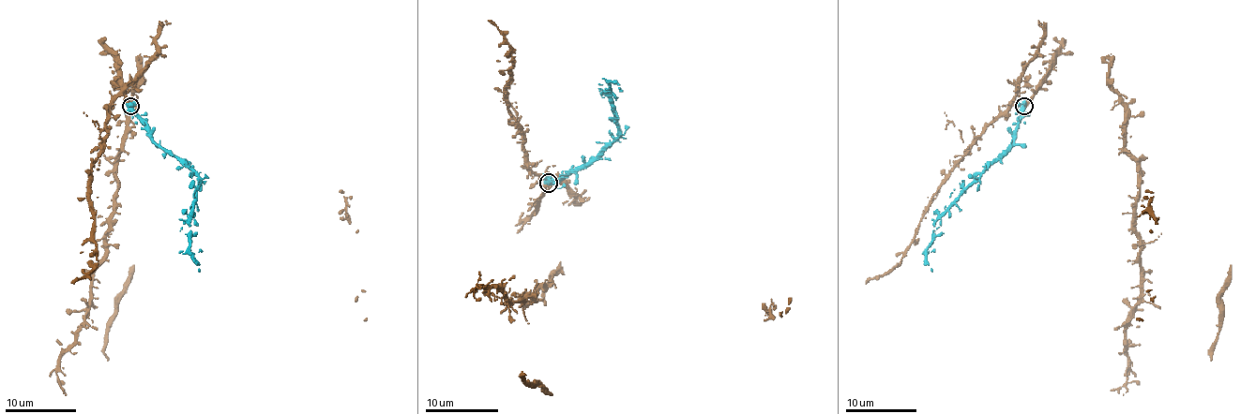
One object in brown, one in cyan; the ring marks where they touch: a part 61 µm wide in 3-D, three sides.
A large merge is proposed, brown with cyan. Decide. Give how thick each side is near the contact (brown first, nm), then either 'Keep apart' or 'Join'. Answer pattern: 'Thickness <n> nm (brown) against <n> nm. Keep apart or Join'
Thickness 440 nm (brown) against 440 nm. Join

